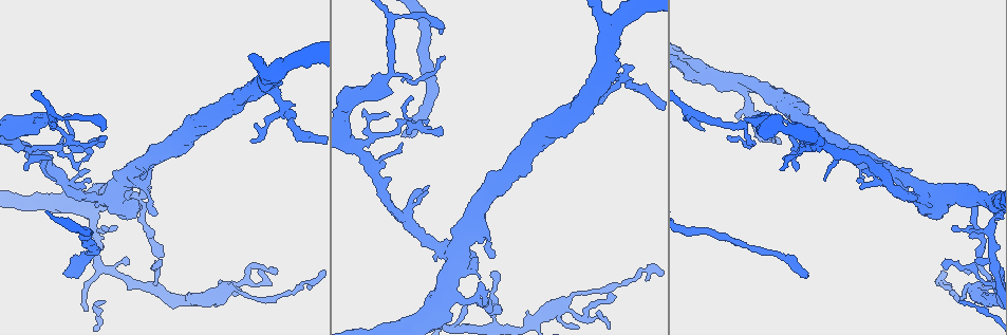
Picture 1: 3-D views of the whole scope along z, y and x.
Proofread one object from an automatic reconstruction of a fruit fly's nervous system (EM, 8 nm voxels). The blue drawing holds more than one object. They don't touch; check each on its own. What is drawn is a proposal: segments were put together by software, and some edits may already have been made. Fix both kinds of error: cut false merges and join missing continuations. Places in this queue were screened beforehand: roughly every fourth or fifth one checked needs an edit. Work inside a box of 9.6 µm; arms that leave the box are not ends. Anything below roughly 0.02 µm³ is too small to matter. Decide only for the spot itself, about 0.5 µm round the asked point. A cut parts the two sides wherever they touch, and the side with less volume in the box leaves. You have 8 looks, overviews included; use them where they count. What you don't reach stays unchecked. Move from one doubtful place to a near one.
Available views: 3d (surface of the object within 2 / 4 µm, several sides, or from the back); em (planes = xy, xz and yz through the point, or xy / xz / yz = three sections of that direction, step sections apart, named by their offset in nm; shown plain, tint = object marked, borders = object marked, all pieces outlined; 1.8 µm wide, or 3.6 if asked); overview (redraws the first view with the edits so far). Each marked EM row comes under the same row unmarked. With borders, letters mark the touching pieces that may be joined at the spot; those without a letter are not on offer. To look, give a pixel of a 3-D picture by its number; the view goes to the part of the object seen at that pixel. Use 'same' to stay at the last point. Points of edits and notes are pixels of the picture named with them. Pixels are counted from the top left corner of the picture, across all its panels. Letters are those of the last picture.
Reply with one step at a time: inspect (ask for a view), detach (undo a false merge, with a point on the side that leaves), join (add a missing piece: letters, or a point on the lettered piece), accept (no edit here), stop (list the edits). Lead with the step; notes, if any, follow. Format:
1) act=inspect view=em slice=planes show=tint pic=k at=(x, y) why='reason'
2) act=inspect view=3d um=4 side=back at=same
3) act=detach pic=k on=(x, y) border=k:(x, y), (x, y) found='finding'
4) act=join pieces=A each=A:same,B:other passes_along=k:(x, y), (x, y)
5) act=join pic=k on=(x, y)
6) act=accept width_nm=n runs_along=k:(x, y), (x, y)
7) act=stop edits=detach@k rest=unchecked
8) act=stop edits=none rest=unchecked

act=inspect view=em slice=planes show=tint pic=1 at=(598, 311) why='an open end'

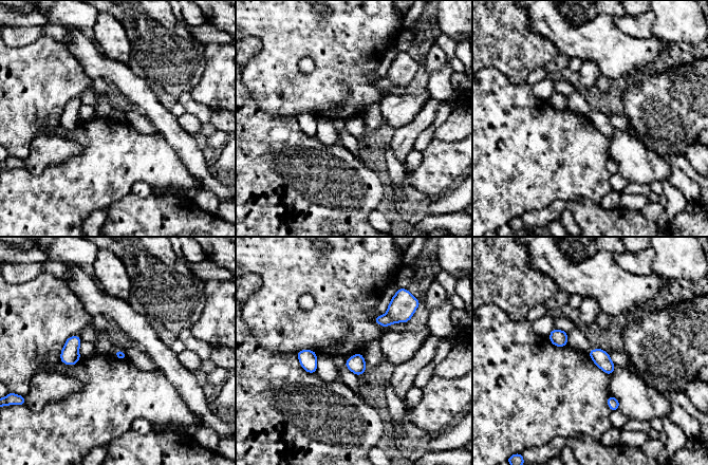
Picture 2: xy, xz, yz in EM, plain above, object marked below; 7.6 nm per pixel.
act=inspect view=em slice=planes show=borders at=same

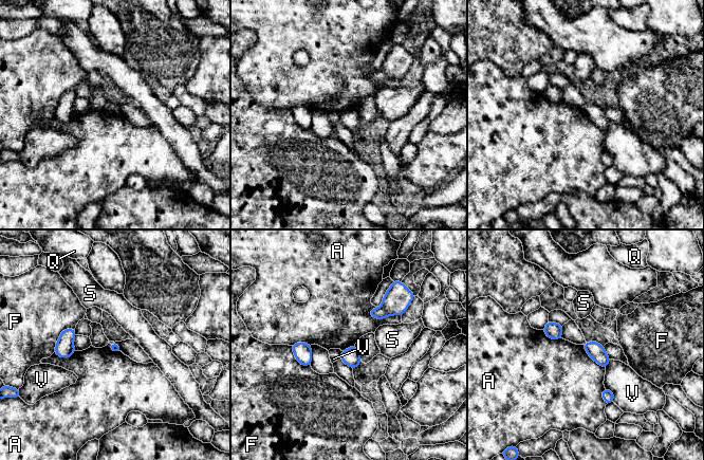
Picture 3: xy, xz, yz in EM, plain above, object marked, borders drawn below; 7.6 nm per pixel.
act=accept each=A:other,F:other,Q:other,S:other,V:other border=3:(368, 312), (380, 319), (401, 315) found='no lettered piece goes on from it'

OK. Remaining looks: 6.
act=inspect view=3d um=2 pic=1 at=(153, 267)

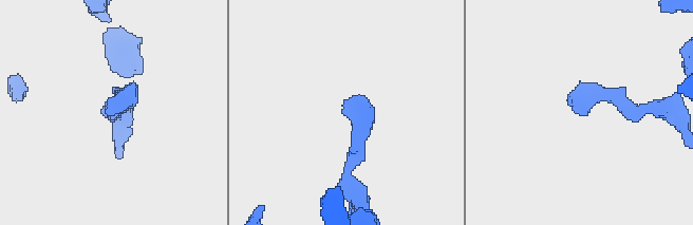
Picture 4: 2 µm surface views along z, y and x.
act=inspect view=em slice=planes show=borders pic=4 at=(342, 111)

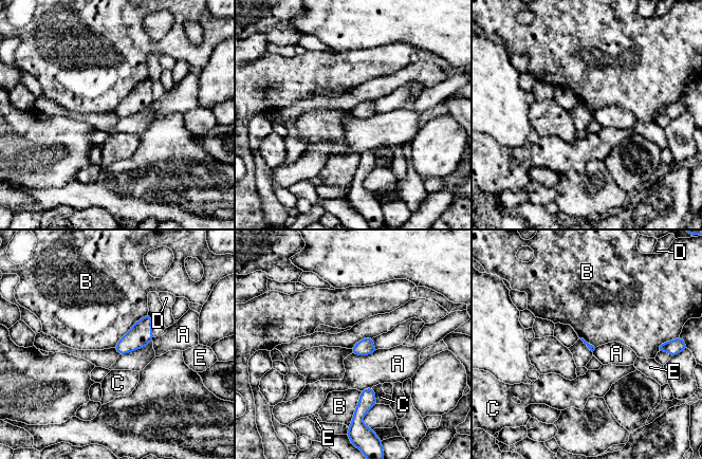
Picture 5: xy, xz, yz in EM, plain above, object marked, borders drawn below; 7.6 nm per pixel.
act=accept longest_contact=B:360nm each=A:other,B:other,C:other,D:other,E:other border=5:(147, 314), (141, 317), (114, 347) found='no lettered piece goes on from it'

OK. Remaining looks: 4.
act=inspect view=3d um=2 pic=1 at=(405, 134) why='branch stops here'

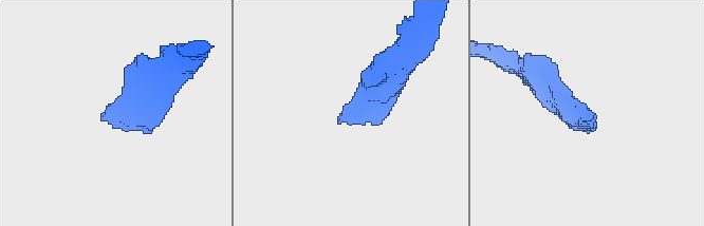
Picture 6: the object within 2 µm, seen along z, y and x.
act=inspect view=em slice=xz step=4 show=tint pic=6 at=(103, 120)

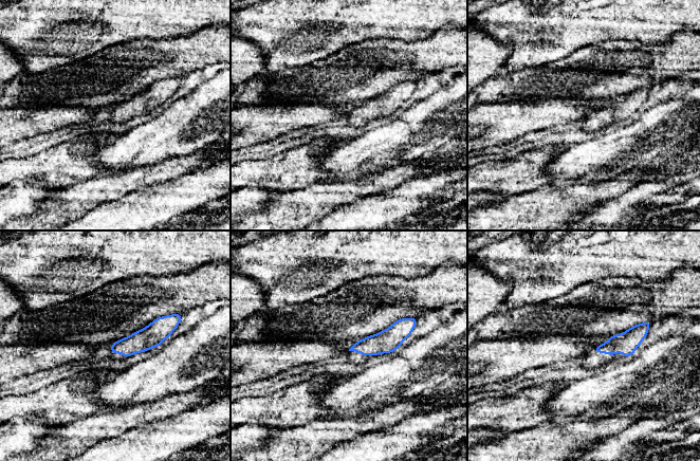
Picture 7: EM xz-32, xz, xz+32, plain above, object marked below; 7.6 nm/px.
act=inspect view=em slice=planes show=borders at=same why='another direction'

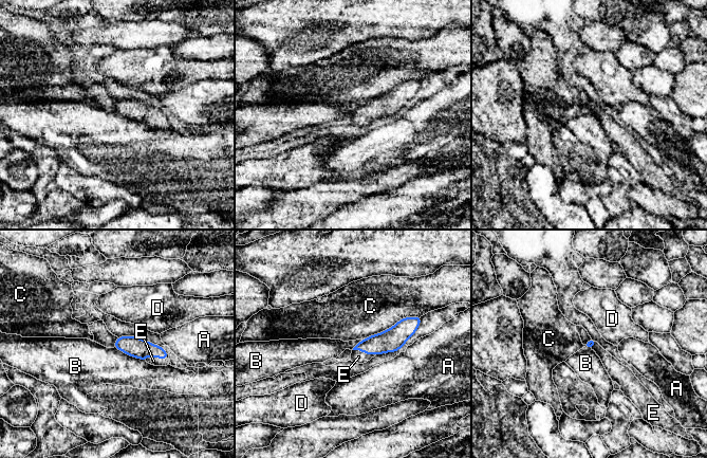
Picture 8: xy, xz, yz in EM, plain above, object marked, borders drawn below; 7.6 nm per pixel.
act=join pic=8 on=(153, 361) each=A:other,B:other,C:other,D:other,E:same passes_along=8:(133, 346), (156, 356), (153, 361) found='it goes on there'

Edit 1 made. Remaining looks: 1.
act=stop edits=join@8 rest=unchecked

